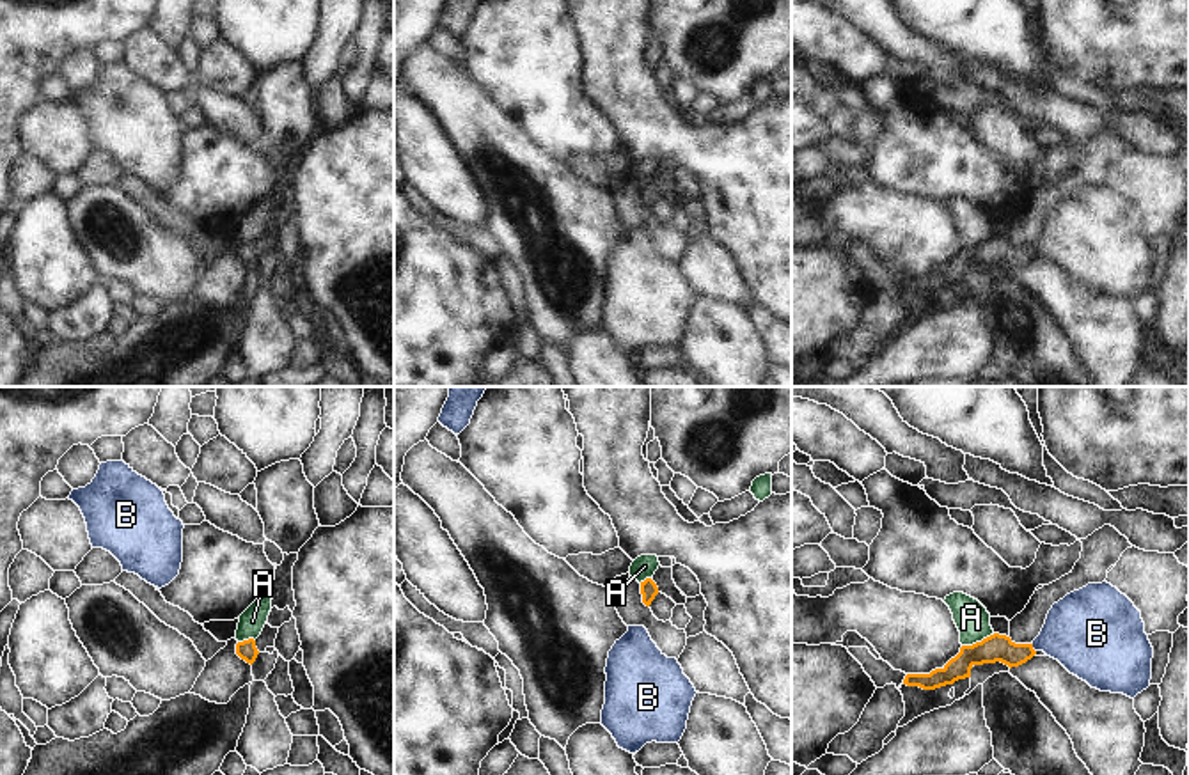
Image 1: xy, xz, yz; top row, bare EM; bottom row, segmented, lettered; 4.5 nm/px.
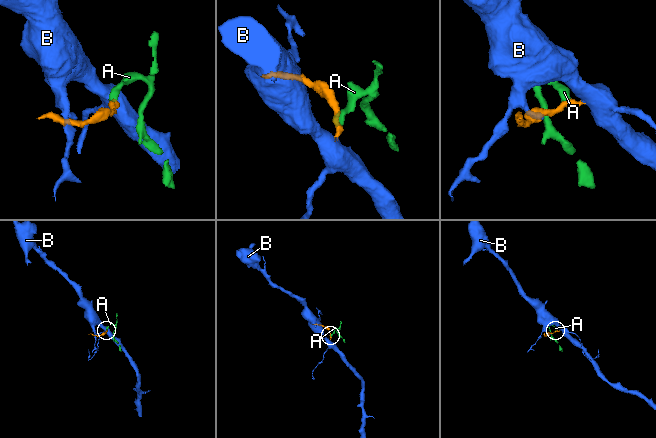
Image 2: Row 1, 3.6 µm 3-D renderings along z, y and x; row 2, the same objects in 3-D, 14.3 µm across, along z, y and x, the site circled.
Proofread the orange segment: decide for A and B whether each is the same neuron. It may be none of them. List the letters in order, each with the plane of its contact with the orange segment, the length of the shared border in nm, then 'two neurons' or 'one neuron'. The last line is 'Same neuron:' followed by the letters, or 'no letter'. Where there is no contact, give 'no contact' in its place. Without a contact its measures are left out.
A: meets orange in yz; contact 160 nm long; two neurons
B: meets orange in yz; contact 40 nm long; one neuron
Same neuron: B

